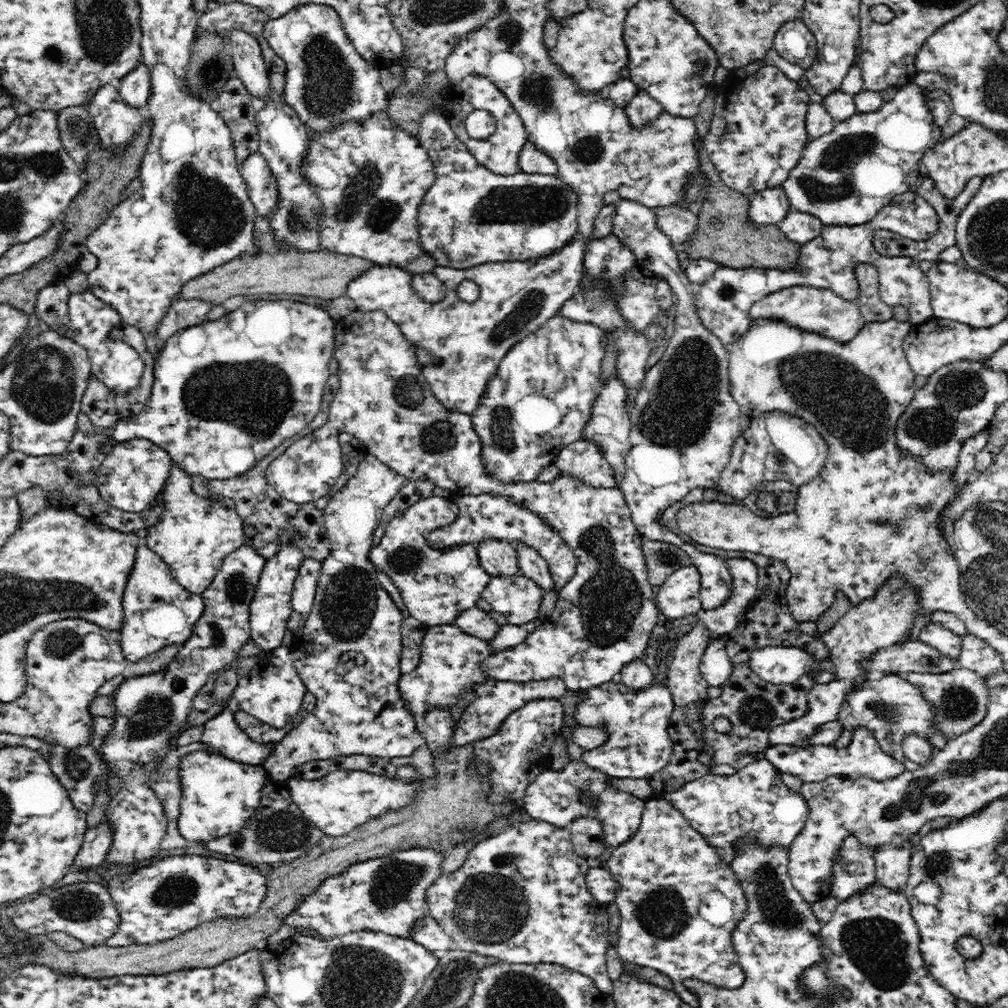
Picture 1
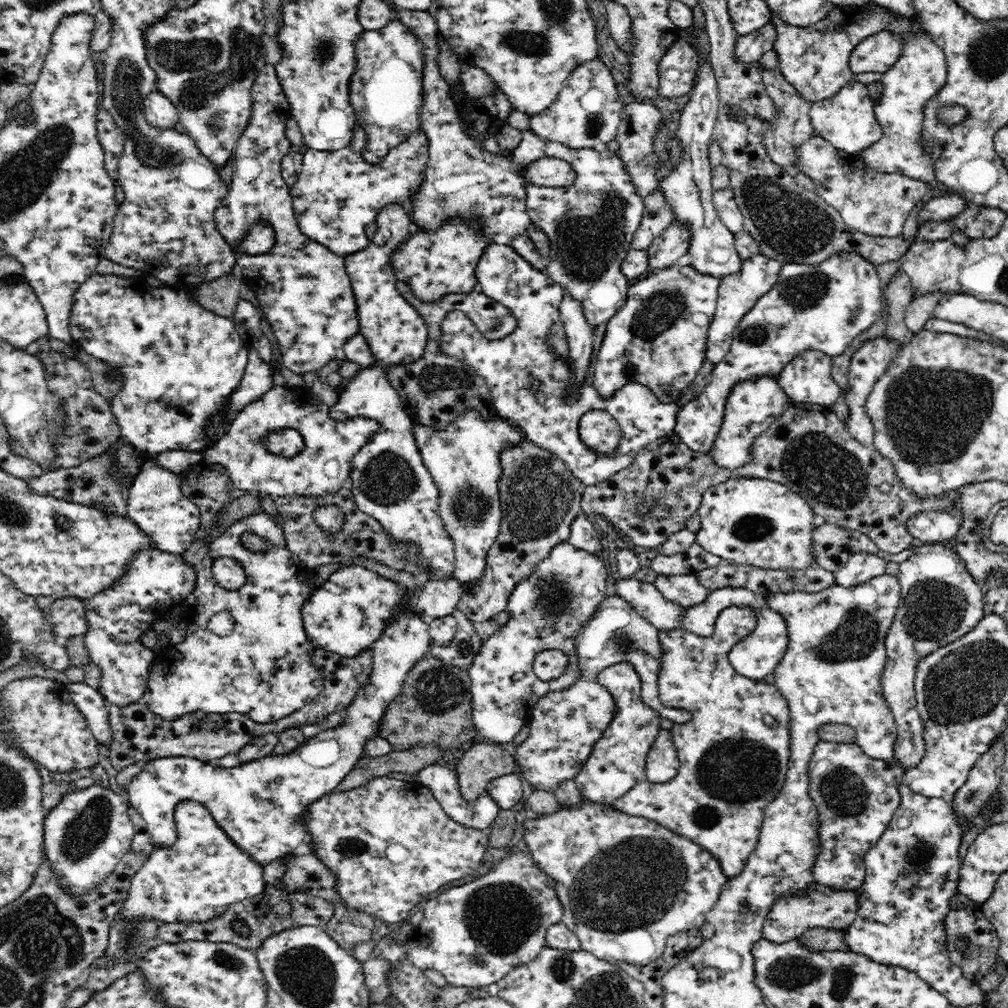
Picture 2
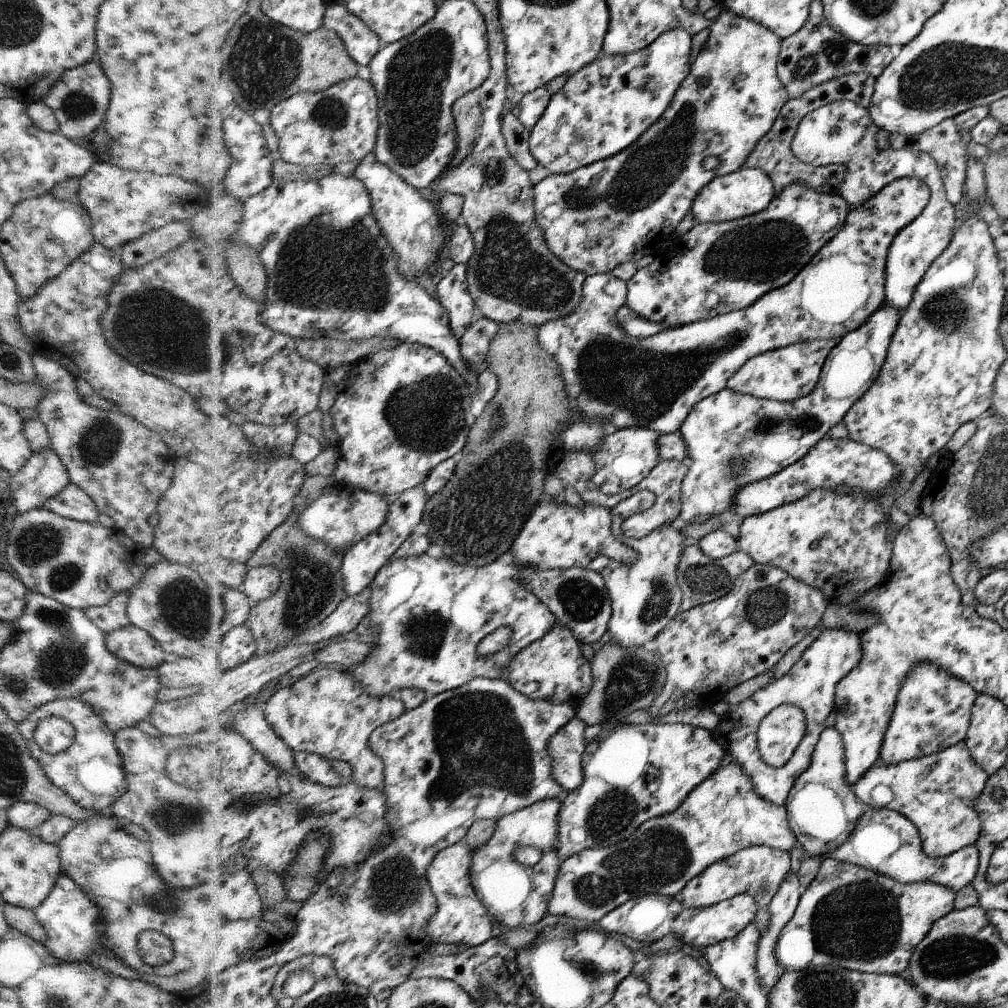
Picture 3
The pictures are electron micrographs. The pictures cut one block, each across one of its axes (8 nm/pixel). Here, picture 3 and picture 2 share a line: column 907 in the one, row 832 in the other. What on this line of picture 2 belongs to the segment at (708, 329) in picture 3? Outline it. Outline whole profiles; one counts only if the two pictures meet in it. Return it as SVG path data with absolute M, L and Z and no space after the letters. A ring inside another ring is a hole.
M183 801L177 807L174 820L177 841L172 846L154 849L142 868L134 874L116 915L116 921L119 924L122 921L136 924L137 921L142 920L157 921L161 925L169 925L170 922L204 924L216 920L234 903L266 892L263 887L263 866L253 859L249 851L242 850L221 826L218 826L213 815L203 804L196 801Z

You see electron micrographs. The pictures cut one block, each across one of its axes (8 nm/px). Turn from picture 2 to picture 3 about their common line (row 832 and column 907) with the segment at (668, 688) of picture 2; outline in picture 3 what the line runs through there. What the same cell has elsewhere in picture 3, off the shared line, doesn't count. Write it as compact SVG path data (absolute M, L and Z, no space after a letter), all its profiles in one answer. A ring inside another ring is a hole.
M923 661L910 668L881 746L880 762L893 765L898 761L934 754L962 742L968 736L976 700L977 691L973 686L934 663Z

